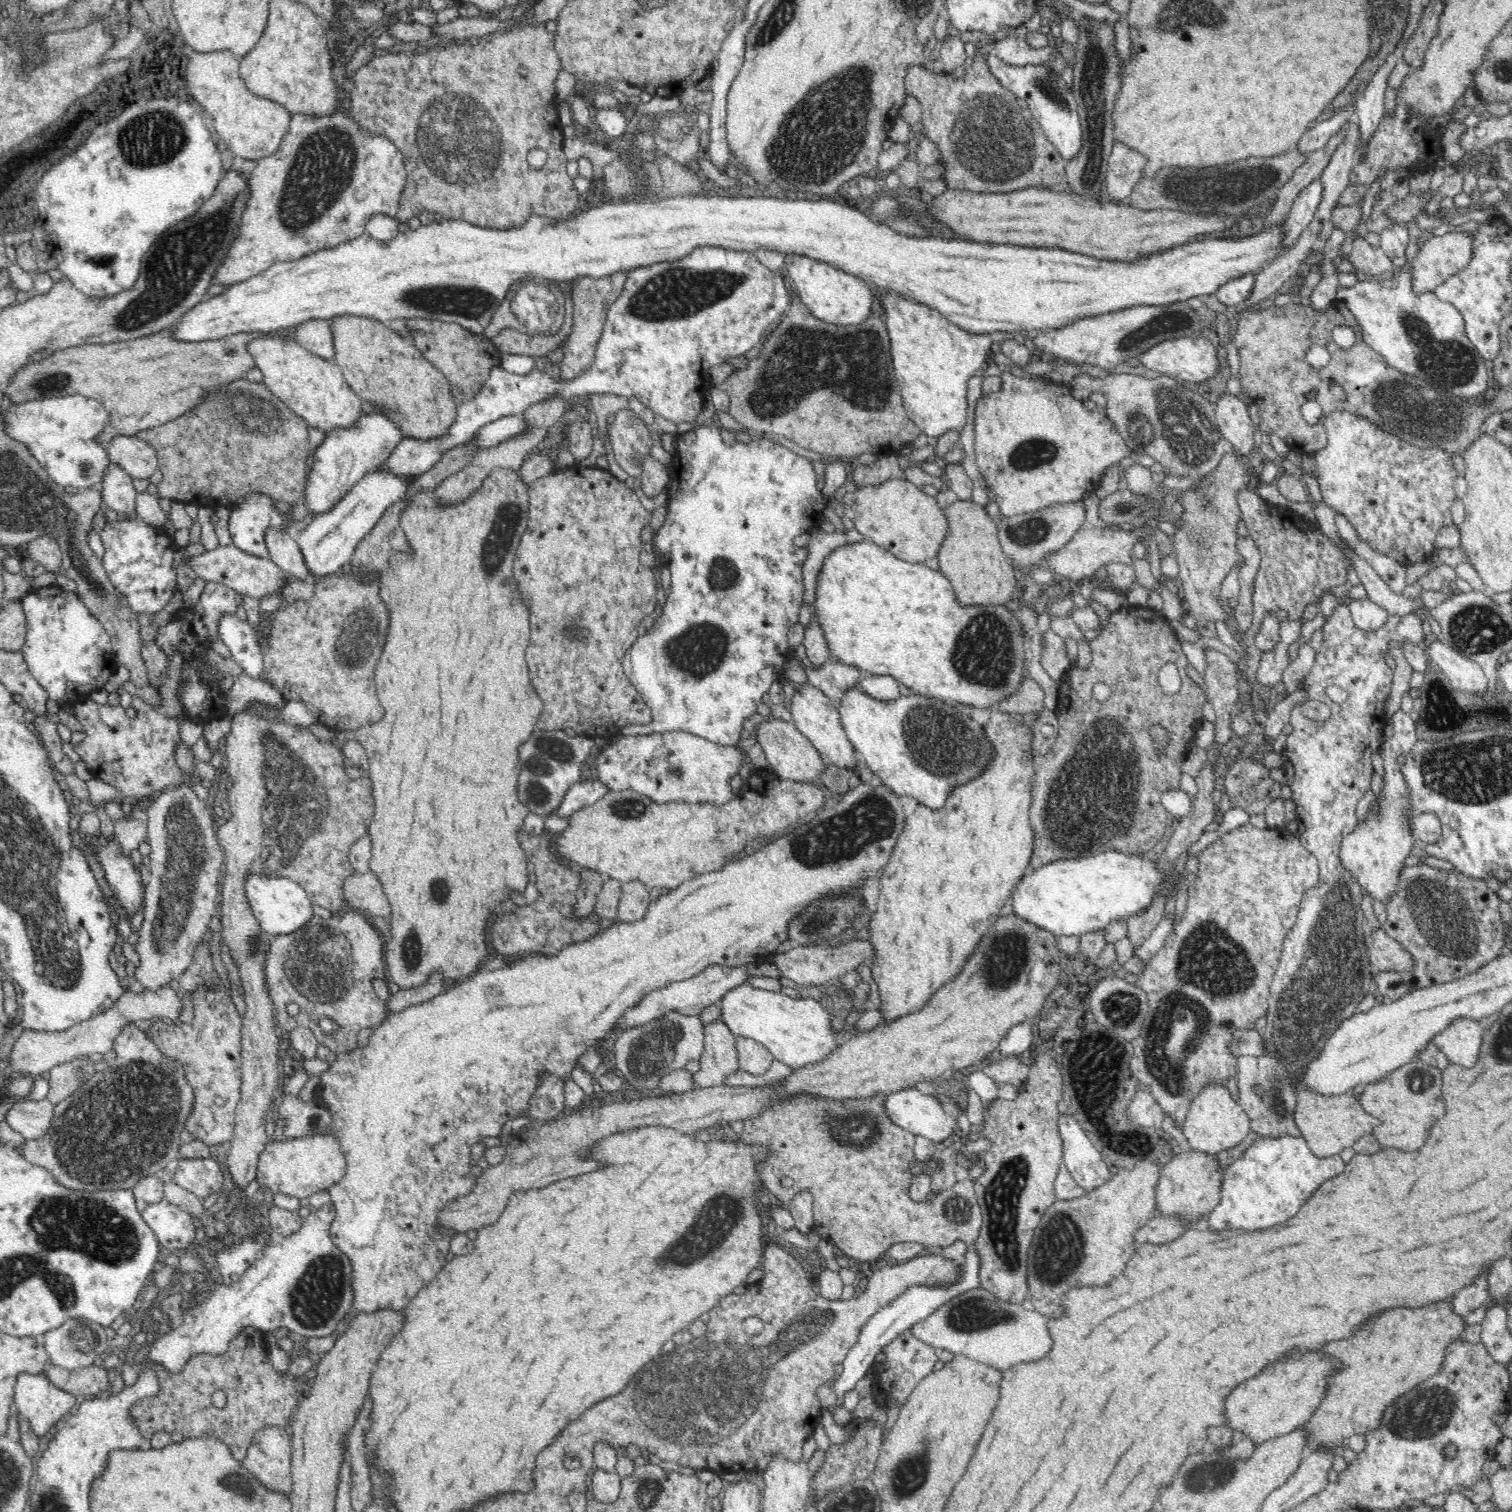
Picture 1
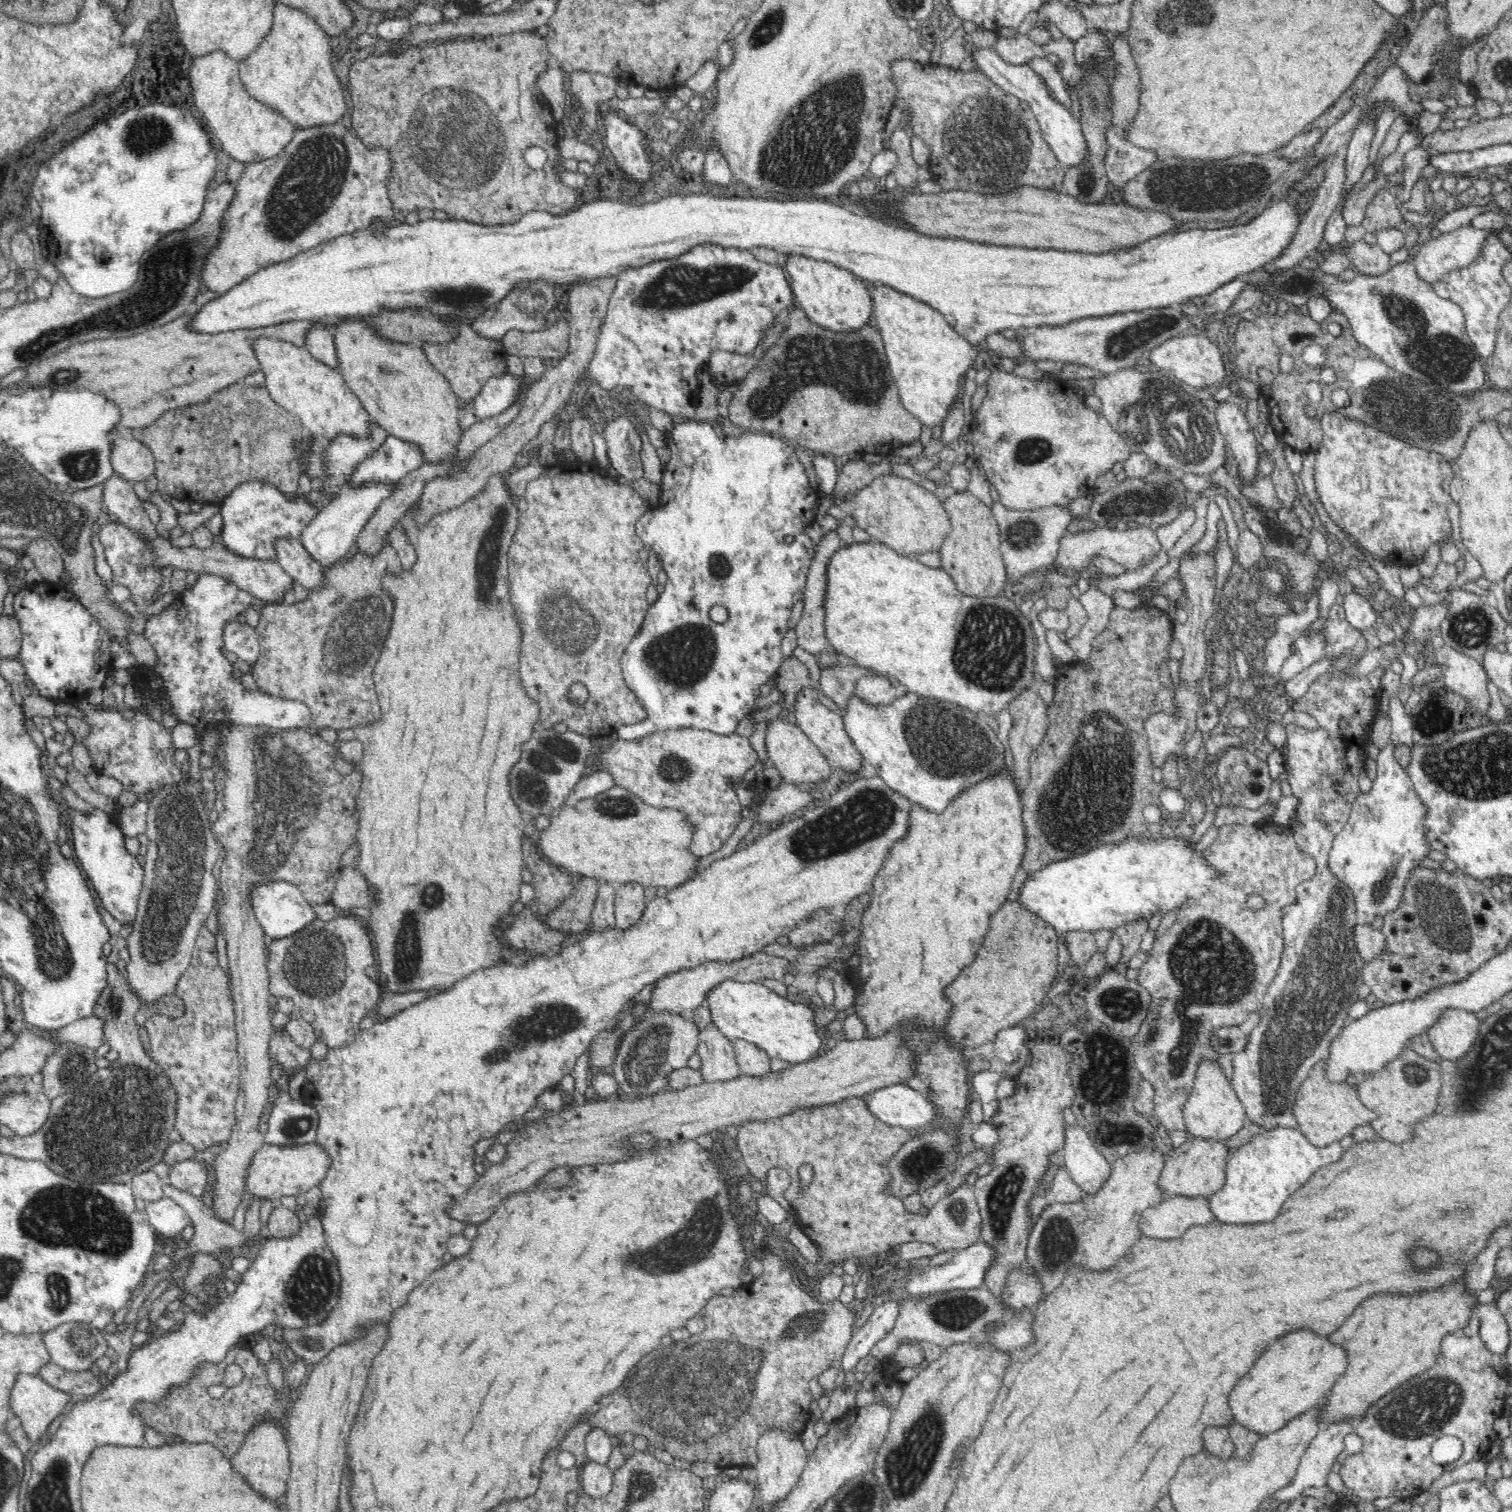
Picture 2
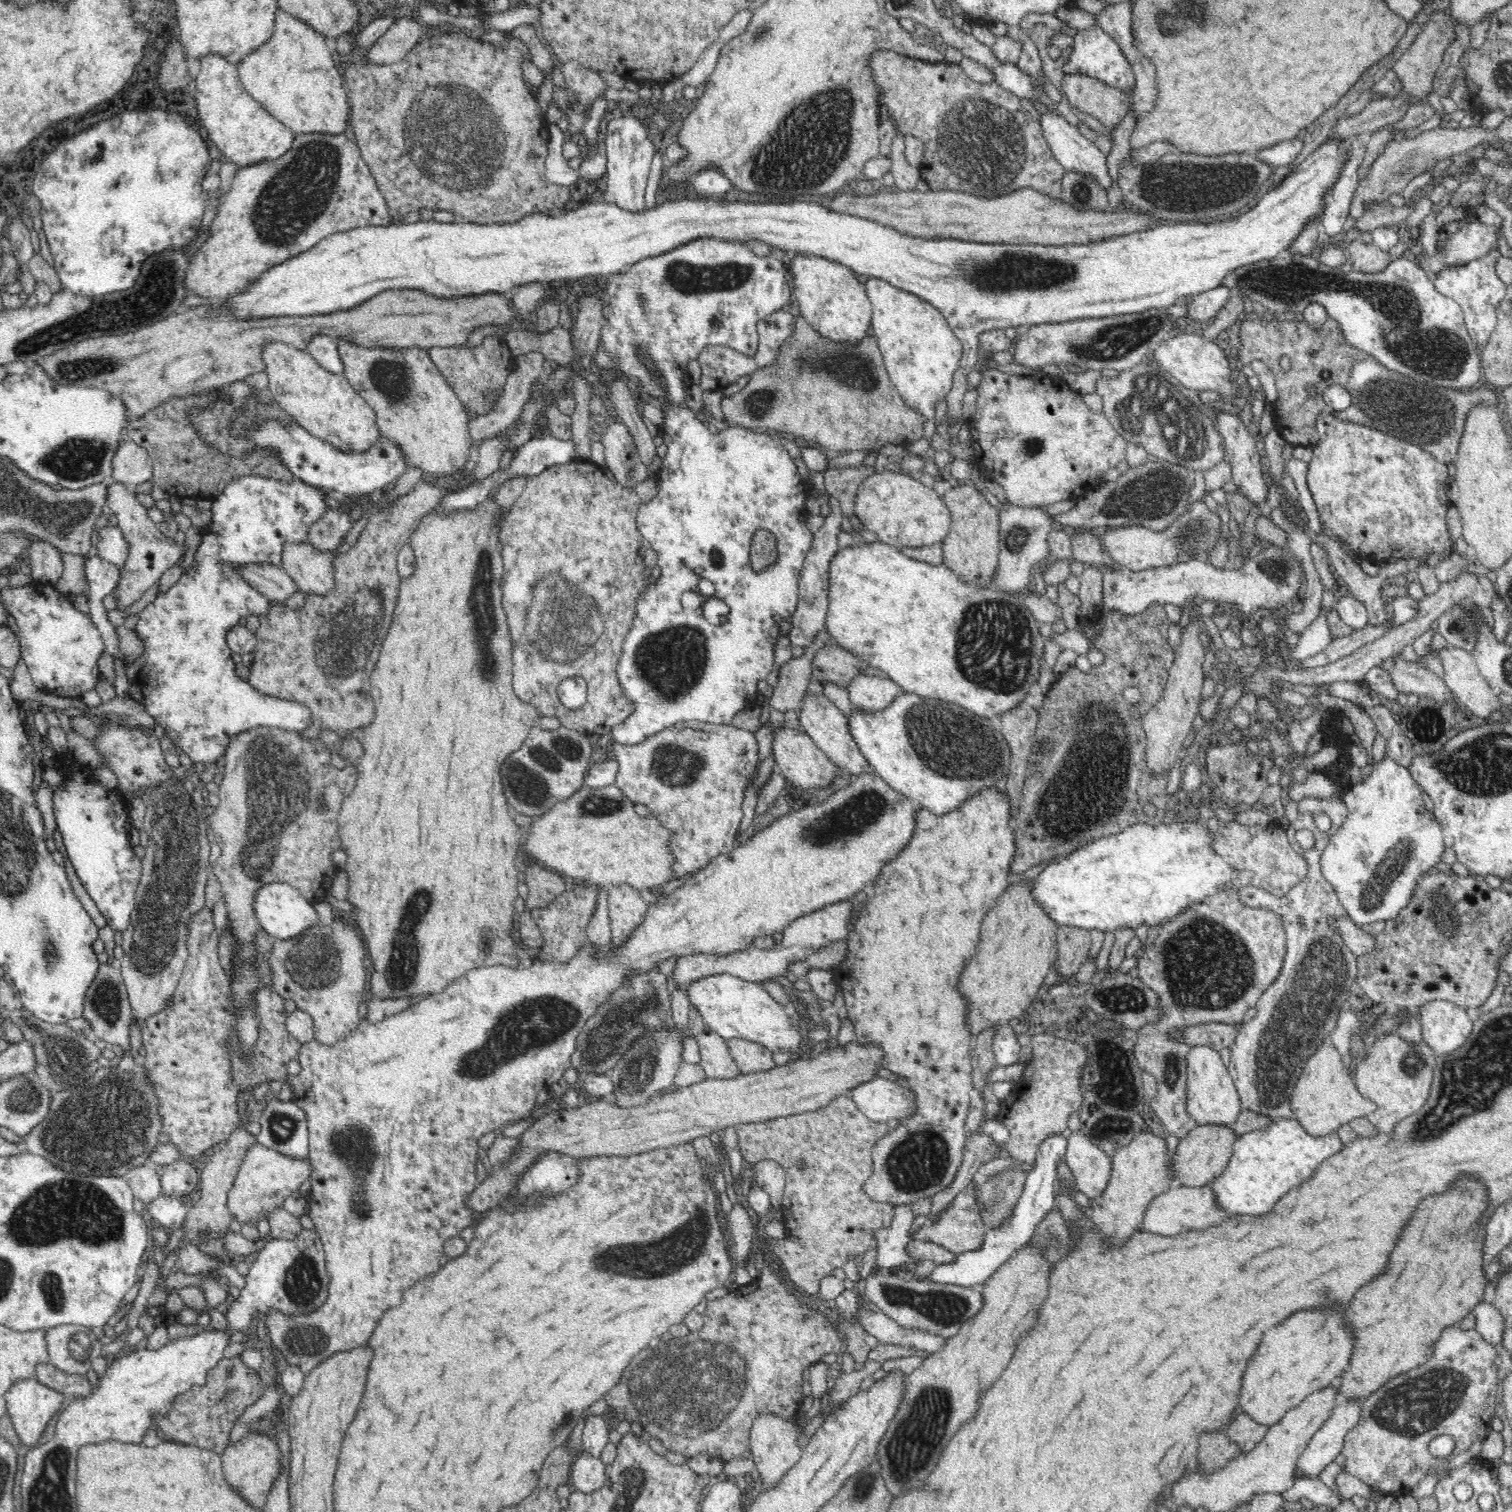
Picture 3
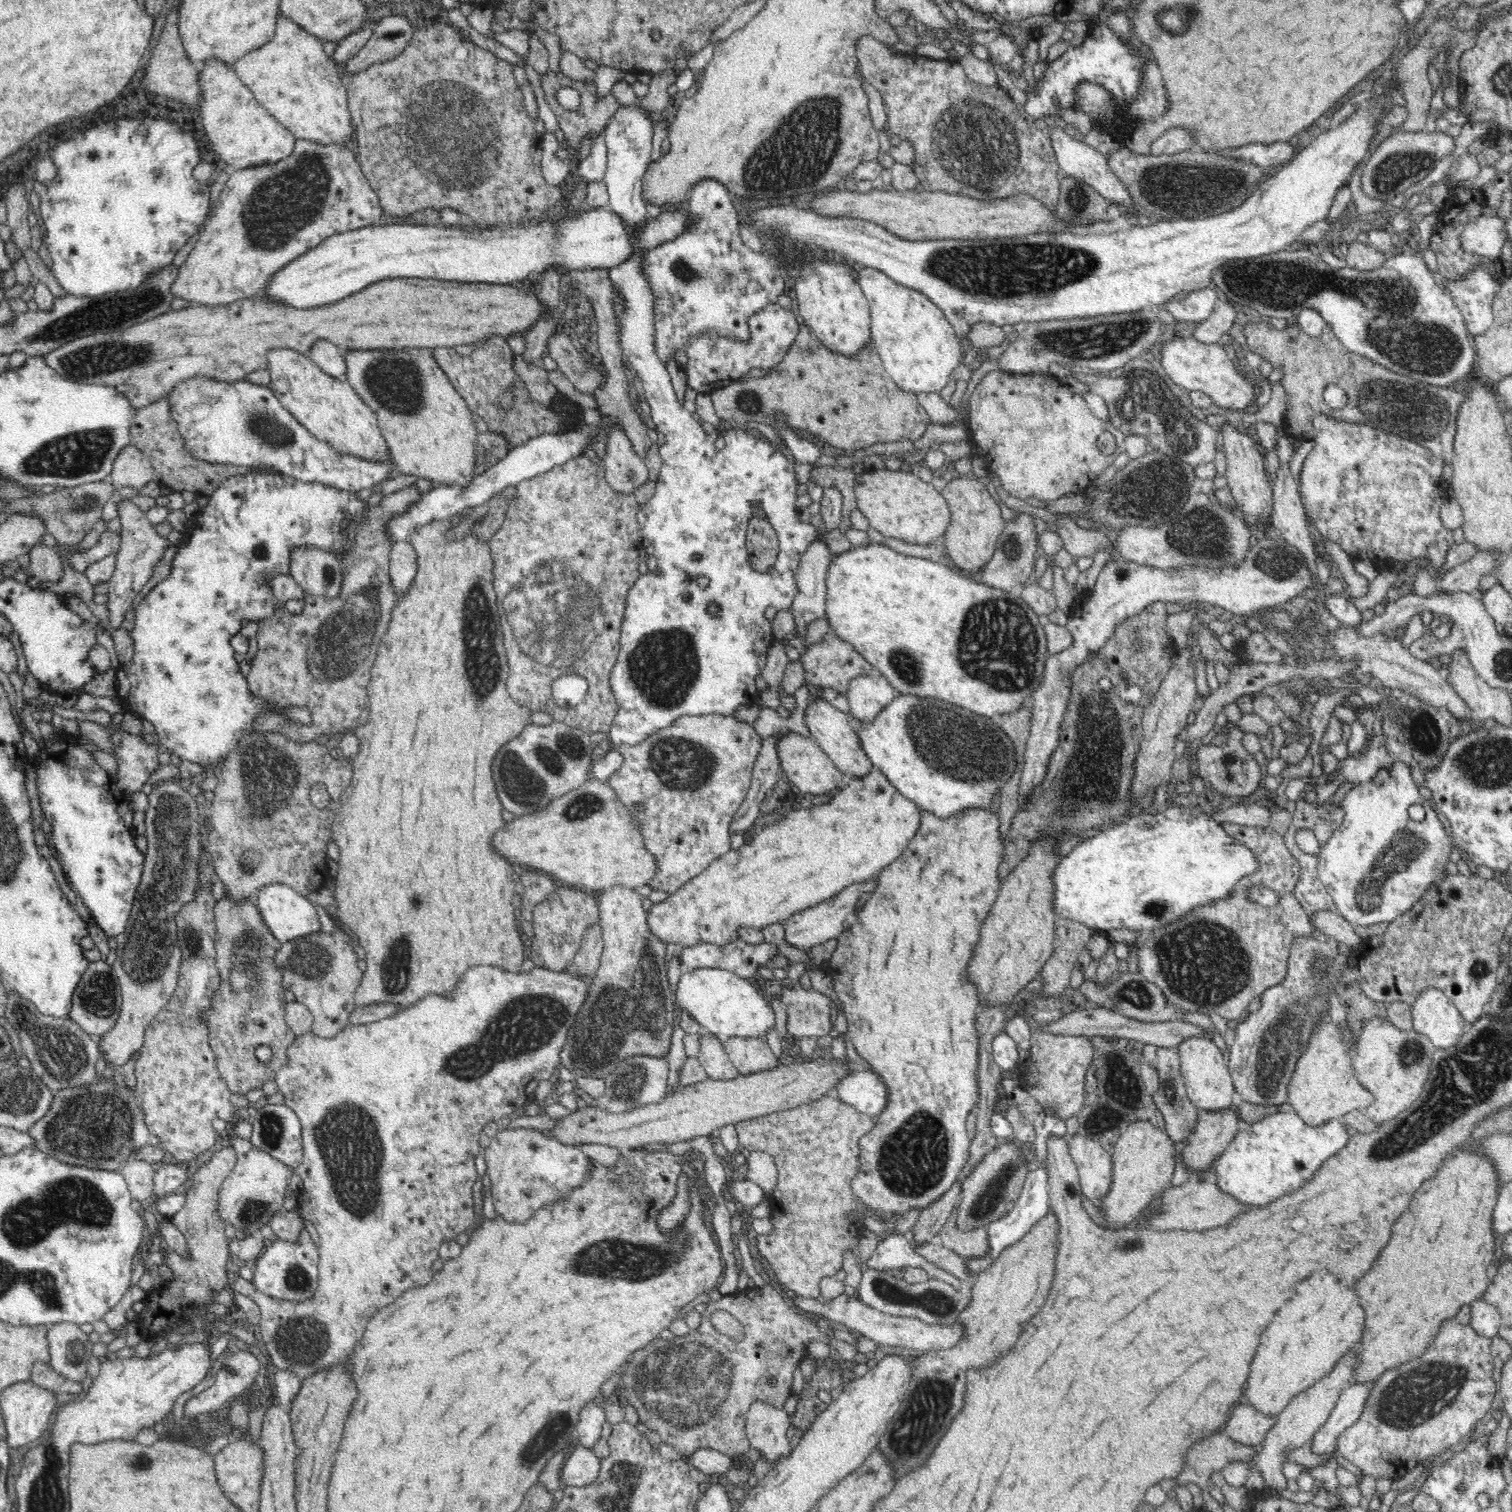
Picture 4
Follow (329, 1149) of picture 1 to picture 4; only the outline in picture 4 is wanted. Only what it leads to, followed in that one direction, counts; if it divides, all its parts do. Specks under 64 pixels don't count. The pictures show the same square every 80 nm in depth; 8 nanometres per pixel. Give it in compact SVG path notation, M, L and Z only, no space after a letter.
M231 1132L221 1136L224 1143L236 1149L236 1166L226 1176L218 1192L218 1213L220 1217L230 1223L236 1230L243 1230L248 1234L257 1234L261 1226L267 1224L273 1214L282 1209L288 1186L296 1185L297 1174L294 1168L271 1157L270 1154L254 1147L250 1139L243 1139Z

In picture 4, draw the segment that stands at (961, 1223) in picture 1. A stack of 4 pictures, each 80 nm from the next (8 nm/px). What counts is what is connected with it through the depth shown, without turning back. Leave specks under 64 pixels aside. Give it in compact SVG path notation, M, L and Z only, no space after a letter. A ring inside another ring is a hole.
M831 1093L820 1100L790 1110L758 1116L735 1125L741 1152L766 1152L774 1159L778 1169L778 1182L771 1197L773 1214L770 1221L774 1230L767 1235L758 1234L756 1238L758 1252L768 1262L766 1266L771 1270L768 1273L774 1274L779 1284L790 1293L806 1298L820 1298L820 1279L835 1275L842 1268L842 1254L846 1250L858 1248L858 1233L864 1227L860 1223L862 1212L867 1212L868 1217L880 1221L880 1213L860 1201L860 1197L856 1197L850 1187L852 1178L858 1176L858 1166L862 1166L862 1162L858 1161L858 1158L862 1158L861 1139L874 1122L875 1118L863 1115ZM958 1207L953 1208L946 1228L937 1234L935 1241L953 1250L962 1258L973 1259L985 1255L989 1251L987 1229L974 1227L962 1231L956 1225L956 1214L958 1214Z

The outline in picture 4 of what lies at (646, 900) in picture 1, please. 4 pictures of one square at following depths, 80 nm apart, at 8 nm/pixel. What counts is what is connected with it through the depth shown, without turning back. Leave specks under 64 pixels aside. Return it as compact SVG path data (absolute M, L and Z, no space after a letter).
M614 886L597 894L597 904L604 952L600 956L600 966L591 976L589 996L566 1036L564 1048L560 1050L560 1064L576 1077L608 1079L618 1062L630 1055L666 1057L670 1050L671 1034L677 1013L674 1010L673 991L664 961L666 944L650 933L648 915L642 905L641 896L634 889Z

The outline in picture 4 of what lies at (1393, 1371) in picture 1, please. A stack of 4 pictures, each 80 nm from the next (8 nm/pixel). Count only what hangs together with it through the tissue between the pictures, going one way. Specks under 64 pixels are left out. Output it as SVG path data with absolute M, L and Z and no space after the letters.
M1458 1152L1446 1160L1434 1180L1426 1182L1418 1194L1414 1194L1410 1208L1394 1224L1392 1240L1382 1250L1376 1266L1356 1286L1360 1306L1364 1308L1364 1334L1360 1340L1360 1352L1354 1368L1354 1382L1360 1385L1376 1383L1386 1372L1420 1359L1435 1340L1444 1320L1453 1318L1462 1306L1483 1298L1490 1284L1488 1270L1494 1256L1496 1242L1492 1236L1492 1210L1498 1198L1498 1184L1494 1168L1488 1160Z

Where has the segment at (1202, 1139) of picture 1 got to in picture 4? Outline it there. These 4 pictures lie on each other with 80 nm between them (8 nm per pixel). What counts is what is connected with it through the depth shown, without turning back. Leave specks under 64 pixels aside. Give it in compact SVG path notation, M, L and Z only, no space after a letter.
M1192 1036L1178 1046L1180 1070L1185 1082L1188 1098L1193 1106L1202 1110L1222 1110L1230 1108L1237 1100L1236 1089L1222 1051L1206 1036Z

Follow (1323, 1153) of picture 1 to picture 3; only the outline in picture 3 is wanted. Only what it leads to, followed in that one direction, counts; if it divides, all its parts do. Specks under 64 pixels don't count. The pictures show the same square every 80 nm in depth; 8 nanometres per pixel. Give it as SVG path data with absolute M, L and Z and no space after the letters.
M1328 1038L1306 1060L1298 1076L1298 1082L1292 1090L1290 1104L1295 1119L1306 1133L1316 1138L1336 1133L1342 1124L1348 1124L1354 1118L1366 1117L1376 1108L1374 1102L1358 1092L1354 1079L1344 1067L1340 1052Z

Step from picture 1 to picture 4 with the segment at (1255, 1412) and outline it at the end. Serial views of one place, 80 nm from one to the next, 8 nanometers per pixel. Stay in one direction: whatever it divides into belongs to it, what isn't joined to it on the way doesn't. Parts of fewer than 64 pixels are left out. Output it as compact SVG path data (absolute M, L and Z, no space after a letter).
M1312 1276L1310 1280L1300 1282L1296 1292L1298 1294L1282 1306L1282 1310L1274 1316L1274 1322L1260 1336L1260 1346L1250 1364L1248 1385L1243 1393L1248 1404L1268 1417L1280 1415L1298 1394L1331 1374L1340 1358L1358 1345L1356 1342L1362 1336L1362 1308L1358 1306L1358 1296L1354 1290L1344 1288L1332 1276Z

